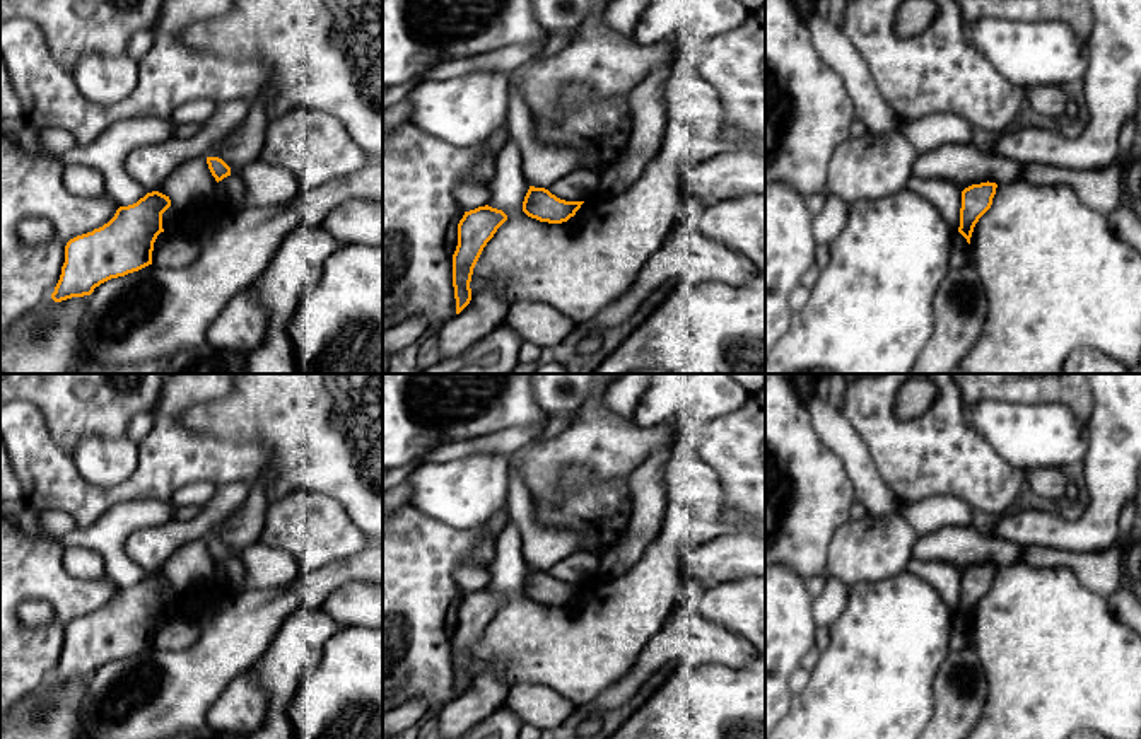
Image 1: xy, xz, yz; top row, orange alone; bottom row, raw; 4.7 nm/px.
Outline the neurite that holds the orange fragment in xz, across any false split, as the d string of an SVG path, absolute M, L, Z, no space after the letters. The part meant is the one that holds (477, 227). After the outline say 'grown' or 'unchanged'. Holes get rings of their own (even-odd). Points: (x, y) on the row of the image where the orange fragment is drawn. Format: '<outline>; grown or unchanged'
M489 205L465 212L458 224L458 246L453 254L453 287L456 299L456 314L471 300L473 268L497 229L507 220L502 210Z; unchanged

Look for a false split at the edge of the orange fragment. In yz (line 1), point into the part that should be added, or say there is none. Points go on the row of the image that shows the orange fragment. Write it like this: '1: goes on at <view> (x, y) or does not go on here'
1: does not go on here

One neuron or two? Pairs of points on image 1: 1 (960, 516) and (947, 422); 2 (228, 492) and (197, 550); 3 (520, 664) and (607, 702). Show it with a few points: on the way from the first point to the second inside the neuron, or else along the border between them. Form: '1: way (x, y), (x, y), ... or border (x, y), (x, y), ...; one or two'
1: border (919, 499), (955, 495), (972, 507); two
2: border (205, 538), (183, 543), (169, 558); two
3: border (627, 673), (588, 705); two

